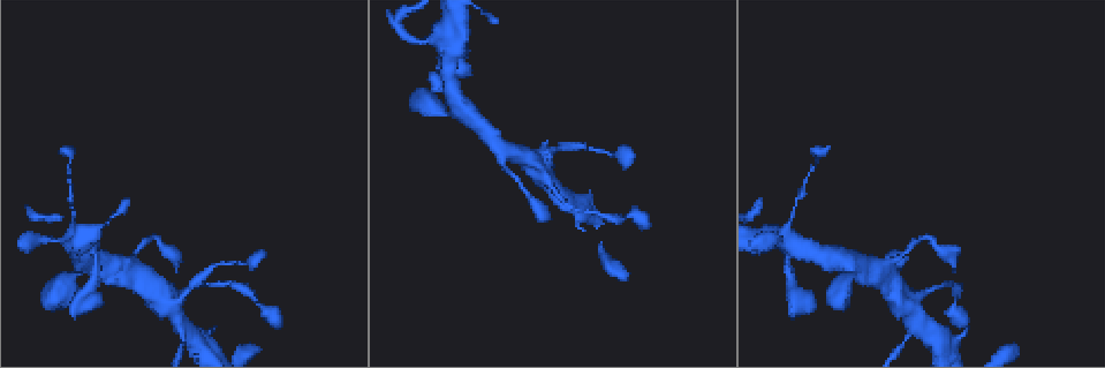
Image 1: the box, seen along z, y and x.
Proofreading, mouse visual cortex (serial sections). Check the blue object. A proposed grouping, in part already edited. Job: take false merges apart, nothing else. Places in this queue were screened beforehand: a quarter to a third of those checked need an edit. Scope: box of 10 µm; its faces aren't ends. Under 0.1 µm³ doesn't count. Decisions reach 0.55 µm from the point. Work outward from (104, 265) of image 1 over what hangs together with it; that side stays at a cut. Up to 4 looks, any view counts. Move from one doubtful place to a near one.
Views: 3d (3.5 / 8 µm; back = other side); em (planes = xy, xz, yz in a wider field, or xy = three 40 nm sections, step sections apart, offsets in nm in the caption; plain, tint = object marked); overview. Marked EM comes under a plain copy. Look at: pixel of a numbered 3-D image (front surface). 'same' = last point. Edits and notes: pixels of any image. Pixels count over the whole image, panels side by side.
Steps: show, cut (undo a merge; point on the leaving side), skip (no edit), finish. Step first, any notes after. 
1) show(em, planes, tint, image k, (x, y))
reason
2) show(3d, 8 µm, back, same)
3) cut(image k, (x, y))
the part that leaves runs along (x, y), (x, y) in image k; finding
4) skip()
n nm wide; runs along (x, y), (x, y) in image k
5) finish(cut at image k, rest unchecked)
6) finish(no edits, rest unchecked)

show(3d, 8 µm, image 1, (889, 270))
small branch off a trunk

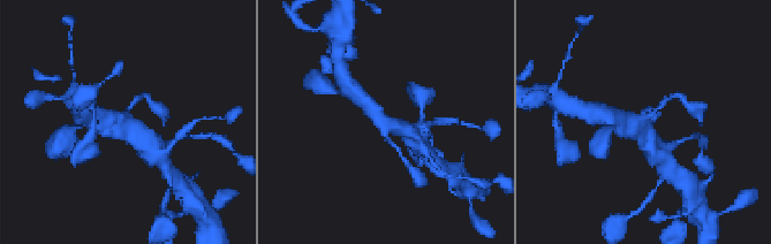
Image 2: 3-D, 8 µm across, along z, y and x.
show(3d, 3.5 µm, same)

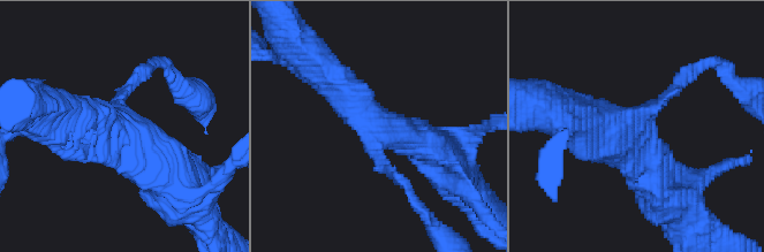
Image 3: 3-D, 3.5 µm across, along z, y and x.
skip()
3 arms; arms of 150, 400, 500 nm; runs along (323, 75), (383, 128), (432, 145) in image 3; continuous, no second cell

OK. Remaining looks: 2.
show(3d, 3.5 µm, image 1, (930, 292))
sudden change in width

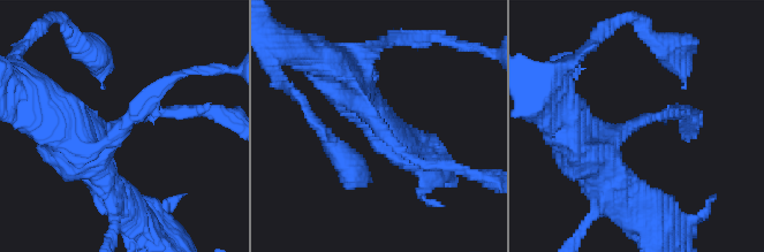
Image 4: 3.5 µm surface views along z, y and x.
show(em, xy, step 3, tint, image 4, (638, 123))

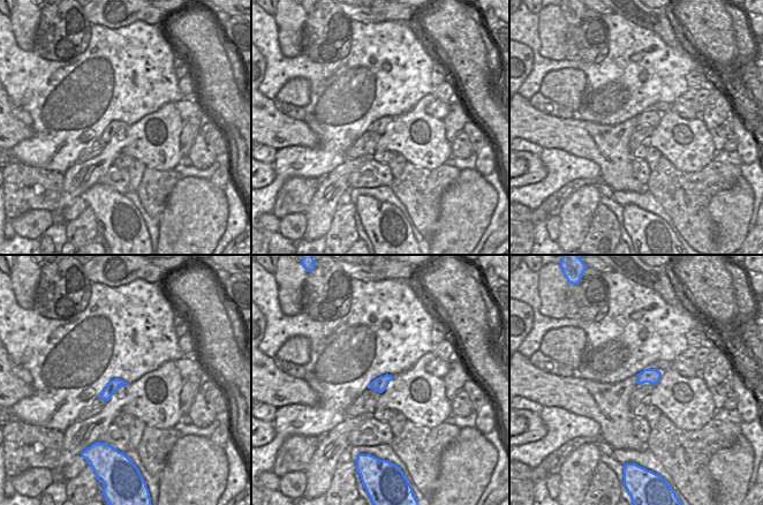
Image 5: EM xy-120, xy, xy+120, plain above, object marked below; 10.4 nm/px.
skip()
runs along (343, 76), (393, 144), (443, 165) in image 4; all the same cell

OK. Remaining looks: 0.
finish(no edits, rest unchecked)

